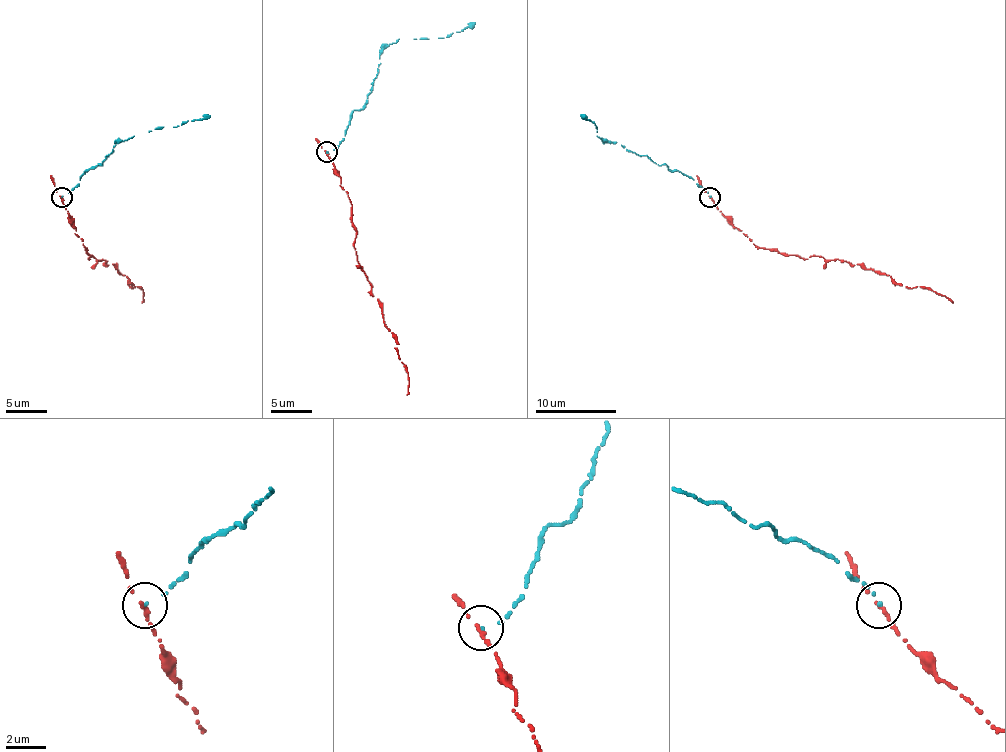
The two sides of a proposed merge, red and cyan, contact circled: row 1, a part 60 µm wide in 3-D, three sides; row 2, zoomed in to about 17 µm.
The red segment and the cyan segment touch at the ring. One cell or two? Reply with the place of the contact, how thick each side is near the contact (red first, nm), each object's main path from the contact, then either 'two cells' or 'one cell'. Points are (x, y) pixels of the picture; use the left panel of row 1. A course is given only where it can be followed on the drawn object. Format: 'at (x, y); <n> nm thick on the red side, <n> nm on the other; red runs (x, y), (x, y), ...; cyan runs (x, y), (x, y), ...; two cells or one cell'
at (61, 197); 220 nm thick on the red side, 100 nm on the other; red runs (61, 197), (89, 258), (106, 260), (130, 279), (132, 289), (144, 293), (142, 303); cyan runs (61, 197), (75, 187), (85, 171), (112, 153), (114, 142), (163, 126), (179, 126), (187, 120), (209, 116); two cells

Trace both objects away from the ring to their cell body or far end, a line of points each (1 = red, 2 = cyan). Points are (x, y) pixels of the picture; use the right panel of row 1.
1: (710, 197), (761, 248), (802, 258), (846, 260), (885, 273), (911, 289), (922, 287), (940, 293), (952, 303)
2: (710, 197), (680, 171), (671, 171), (665, 165), (596, 136), (596, 126), (580, 116)

